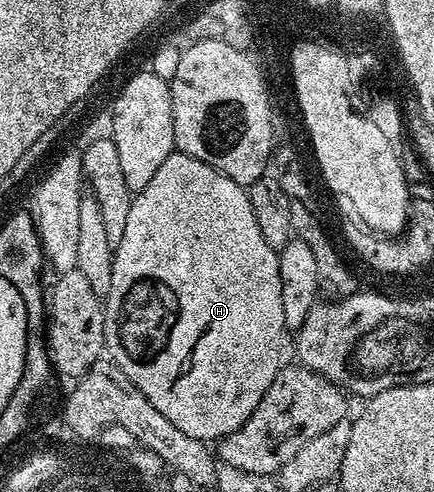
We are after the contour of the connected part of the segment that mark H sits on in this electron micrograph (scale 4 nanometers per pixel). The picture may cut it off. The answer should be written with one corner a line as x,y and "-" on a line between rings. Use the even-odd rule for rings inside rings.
175,151
156,170
152,182
144,186
142,192
131,199
128,210
128,222
124,226
124,238
113,249
112,286
104,299
104,334
106,335
105,351
109,359
114,361
124,374
184,434
197,440
217,442
222,437
232,434
256,410
256,406
264,398
264,390
272,386
280,367
278,359
282,356
282,332
287,331
284,322
284,306
282,305
282,287
280,286
280,270
278,269
278,252
268,242
264,242
264,234
260,234
260,225
256,222
256,214
252,214
250,193
245,187
232,178
220,174
212,166
200,162
191,156

